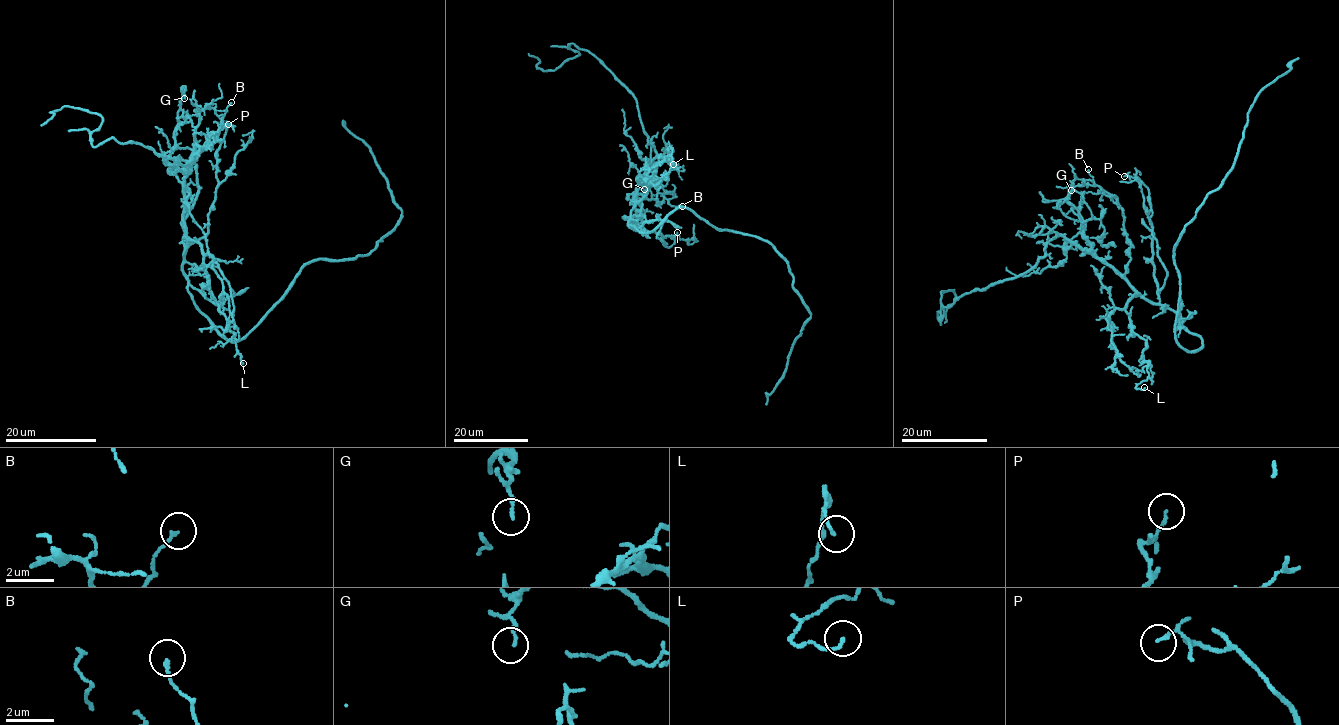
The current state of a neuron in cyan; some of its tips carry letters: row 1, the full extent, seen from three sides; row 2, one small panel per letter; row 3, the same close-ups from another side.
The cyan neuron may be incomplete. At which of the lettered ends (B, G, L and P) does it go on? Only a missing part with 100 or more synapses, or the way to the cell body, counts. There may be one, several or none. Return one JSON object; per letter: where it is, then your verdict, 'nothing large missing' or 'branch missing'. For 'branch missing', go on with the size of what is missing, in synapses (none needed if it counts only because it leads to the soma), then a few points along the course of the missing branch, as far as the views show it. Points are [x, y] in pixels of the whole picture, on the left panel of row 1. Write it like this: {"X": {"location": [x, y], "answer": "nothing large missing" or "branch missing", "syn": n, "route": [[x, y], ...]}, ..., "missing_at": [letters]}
{"B": {"location": [231, 102], "answer": "nothing large missing"}, "G": {"location": [184, 98], "answer": "nothing large missing"}, "L": {"location": [243, 363], "answer": "nothing large missing"}, "P": {"location": [228, 124], "answer": "nothing large missing"}, "missing_at": []}

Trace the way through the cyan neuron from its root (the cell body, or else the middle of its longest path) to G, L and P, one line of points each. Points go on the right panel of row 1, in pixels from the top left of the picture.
G: (1187, 329), (1180, 315), (1147, 301), (1125, 276), (1131, 241), (1115, 198), (1089, 180), (1075, 178), (1071, 190)
L: (1187, 329), (1180, 315), (1139, 294), (1127, 304), (1130, 328), (1146, 342), (1149, 377), (1136, 388), (1144, 387)
P: (1187, 329), (1181, 316), (1159, 303), (1167, 272), (1153, 235), (1148, 189), (1137, 177), (1124, 176)

